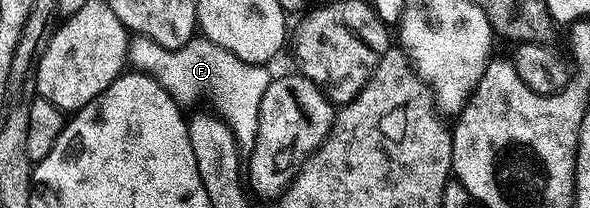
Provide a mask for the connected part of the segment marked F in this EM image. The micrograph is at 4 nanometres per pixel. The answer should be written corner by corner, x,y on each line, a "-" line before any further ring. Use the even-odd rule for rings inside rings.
133,35
128,46
128,58
135,71
146,72
153,76
175,98
177,104
187,106
209,100
212,103
211,111
228,124
241,153
247,154
252,151
258,134
258,106
261,105
262,94
266,92
270,79
270,73
267,72
269,69
265,65
252,64
249,60
230,54
230,50
211,44
203,38
193,38
181,48
163,48
161,44
150,38

